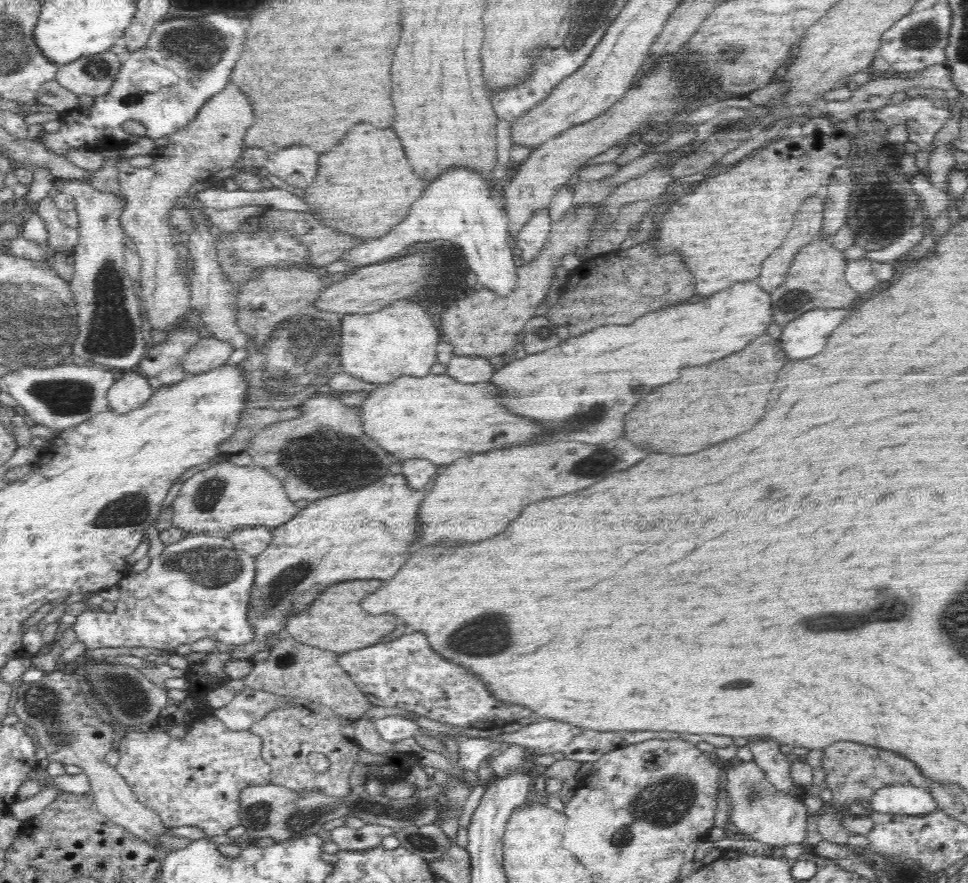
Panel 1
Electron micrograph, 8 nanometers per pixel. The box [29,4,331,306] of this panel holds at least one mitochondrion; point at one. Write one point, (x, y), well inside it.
(200, 47)

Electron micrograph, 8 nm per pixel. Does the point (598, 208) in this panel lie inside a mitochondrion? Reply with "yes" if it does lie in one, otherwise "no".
no

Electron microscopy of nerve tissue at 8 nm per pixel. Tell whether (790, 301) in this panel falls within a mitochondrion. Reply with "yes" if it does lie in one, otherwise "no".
yes

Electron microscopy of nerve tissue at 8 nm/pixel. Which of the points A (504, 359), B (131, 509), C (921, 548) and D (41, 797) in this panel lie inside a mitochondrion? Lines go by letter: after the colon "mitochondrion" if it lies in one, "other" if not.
A: other
B: mitochondrion
C: other
D: other

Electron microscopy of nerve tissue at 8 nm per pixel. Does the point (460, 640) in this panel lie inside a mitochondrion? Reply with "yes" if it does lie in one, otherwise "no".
yes

